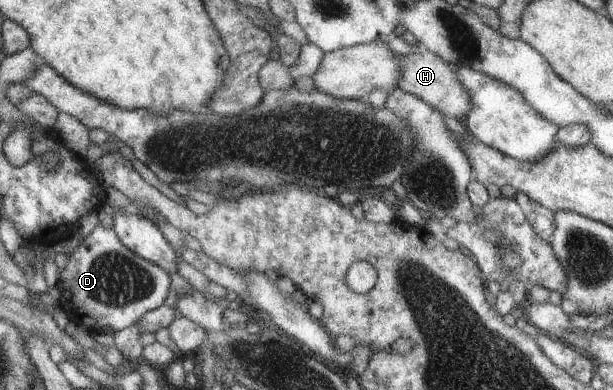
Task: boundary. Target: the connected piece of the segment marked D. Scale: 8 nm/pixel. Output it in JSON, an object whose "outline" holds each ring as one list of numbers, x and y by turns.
{"outline":[[97,224,69,254,67,264,59,268,60,307,67,318,83,324,89,331,116,331,135,325,147,312,164,304,170,289,170,278,157,264,151,264,127,250,112,228]]}

